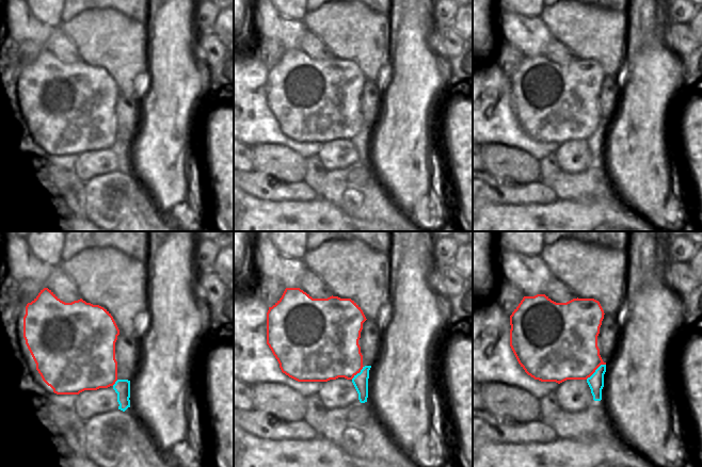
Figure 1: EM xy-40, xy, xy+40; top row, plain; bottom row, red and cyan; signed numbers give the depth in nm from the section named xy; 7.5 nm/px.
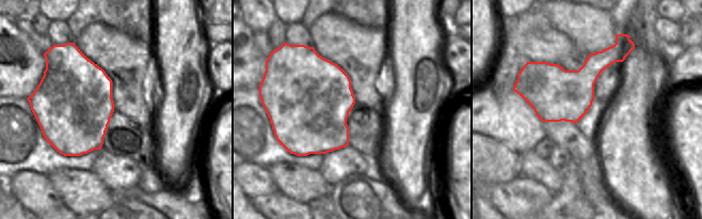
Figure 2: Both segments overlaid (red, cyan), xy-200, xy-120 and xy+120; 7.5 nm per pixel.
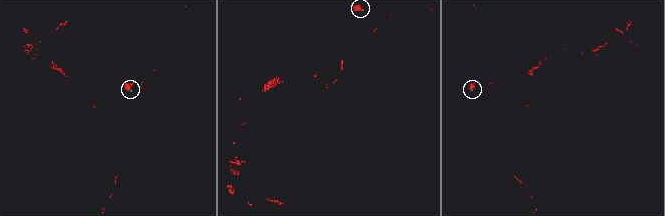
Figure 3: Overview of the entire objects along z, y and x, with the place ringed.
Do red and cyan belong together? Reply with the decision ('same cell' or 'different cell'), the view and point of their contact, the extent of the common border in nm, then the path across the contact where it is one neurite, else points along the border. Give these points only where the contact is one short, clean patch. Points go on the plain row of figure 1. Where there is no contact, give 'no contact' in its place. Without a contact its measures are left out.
different cell | xy+40 (595, 130) | 190 nm | along xy+40 (605, 125), (602, 125), (586, 140)

